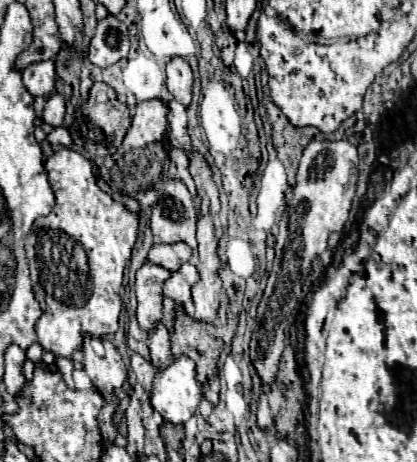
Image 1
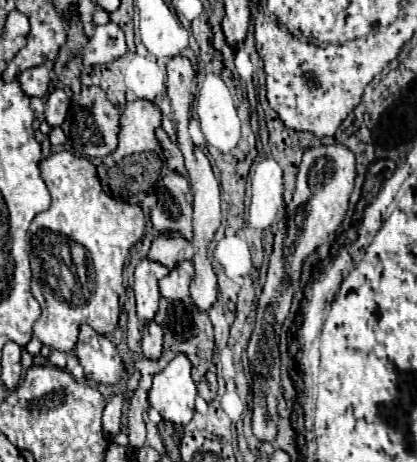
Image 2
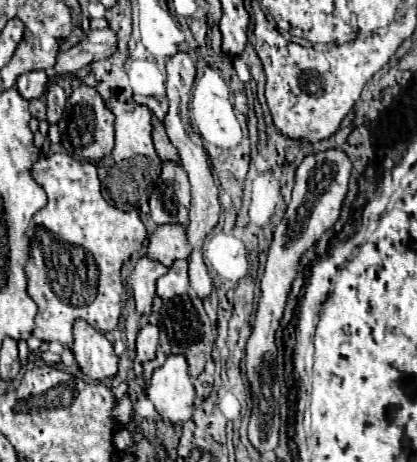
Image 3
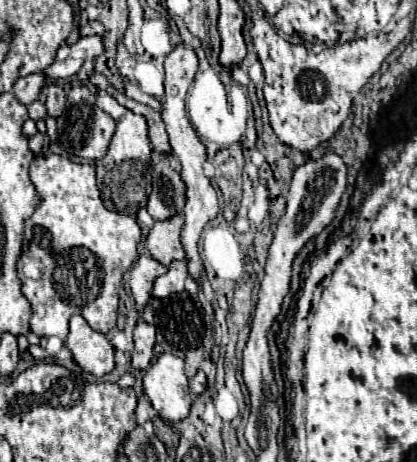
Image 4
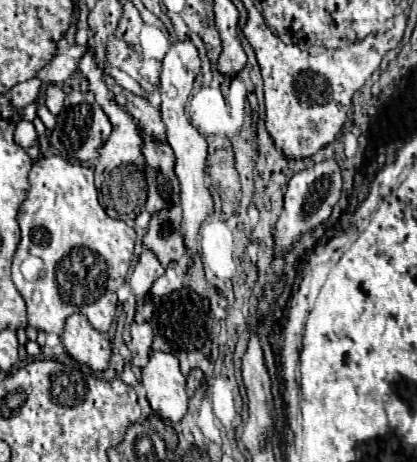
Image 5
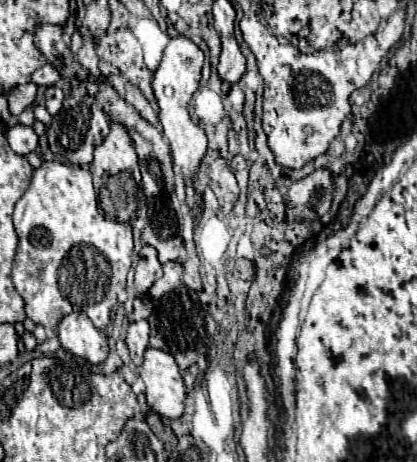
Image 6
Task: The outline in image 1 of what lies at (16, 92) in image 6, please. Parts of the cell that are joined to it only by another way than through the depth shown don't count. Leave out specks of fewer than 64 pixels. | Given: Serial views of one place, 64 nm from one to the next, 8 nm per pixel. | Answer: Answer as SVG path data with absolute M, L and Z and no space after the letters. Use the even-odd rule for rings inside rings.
M42 60L42 62L30 64L28 68L24 68L22 78L28 92L32 92L34 96L50 96L56 84L54 60Z

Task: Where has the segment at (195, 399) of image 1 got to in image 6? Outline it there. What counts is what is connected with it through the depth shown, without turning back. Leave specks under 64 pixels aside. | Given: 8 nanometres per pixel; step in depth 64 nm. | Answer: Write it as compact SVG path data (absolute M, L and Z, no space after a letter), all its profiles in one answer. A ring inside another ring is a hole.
M148 348L144 364L140 366L140 378L146 384L148 406L156 414L168 420L176 420L184 414L186 386L172 354Z

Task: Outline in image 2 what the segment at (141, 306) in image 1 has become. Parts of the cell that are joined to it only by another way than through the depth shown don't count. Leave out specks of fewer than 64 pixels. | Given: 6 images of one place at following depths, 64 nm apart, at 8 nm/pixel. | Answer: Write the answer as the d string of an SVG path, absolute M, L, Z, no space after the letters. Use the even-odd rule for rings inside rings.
M148 258L140 260L140 264L136 266L134 272L134 294L136 294L136 306L138 306L138 318L140 322L150 322L154 320L156 312L158 312L158 300L160 300L160 292L158 292L158 280L168 276L168 268L164 268L162 264L156 264Z

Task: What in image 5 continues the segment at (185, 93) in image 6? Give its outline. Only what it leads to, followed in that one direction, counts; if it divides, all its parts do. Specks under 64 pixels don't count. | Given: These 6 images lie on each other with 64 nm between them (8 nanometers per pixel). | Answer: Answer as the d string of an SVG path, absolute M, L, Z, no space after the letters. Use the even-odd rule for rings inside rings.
M190 40L174 42L168 50L168 54L164 56L164 62L162 62L160 94L162 94L162 120L166 124L168 144L172 146L172 150L176 154L176 176L180 180L180 204L182 204L182 212L184 212L182 230L184 230L184 242L188 248L190 264L196 258L196 250L190 250L190 244L194 246L200 224L210 214L214 214L214 200L210 196L206 176L204 176L206 140L204 140L204 136L200 136L200 132L190 124L190 120L186 116L186 100L192 92L192 84L194 84L194 78L198 76L198 72L200 72L200 56L198 56L196 46Z

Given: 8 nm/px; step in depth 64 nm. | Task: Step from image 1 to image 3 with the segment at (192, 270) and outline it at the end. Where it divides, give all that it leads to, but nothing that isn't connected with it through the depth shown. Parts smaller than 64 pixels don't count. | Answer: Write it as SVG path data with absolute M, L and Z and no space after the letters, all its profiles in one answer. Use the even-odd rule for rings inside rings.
M176 260L176 264L170 266L168 274L164 274L156 286L158 286L158 296L164 300L174 296L186 296L188 294L188 262Z

